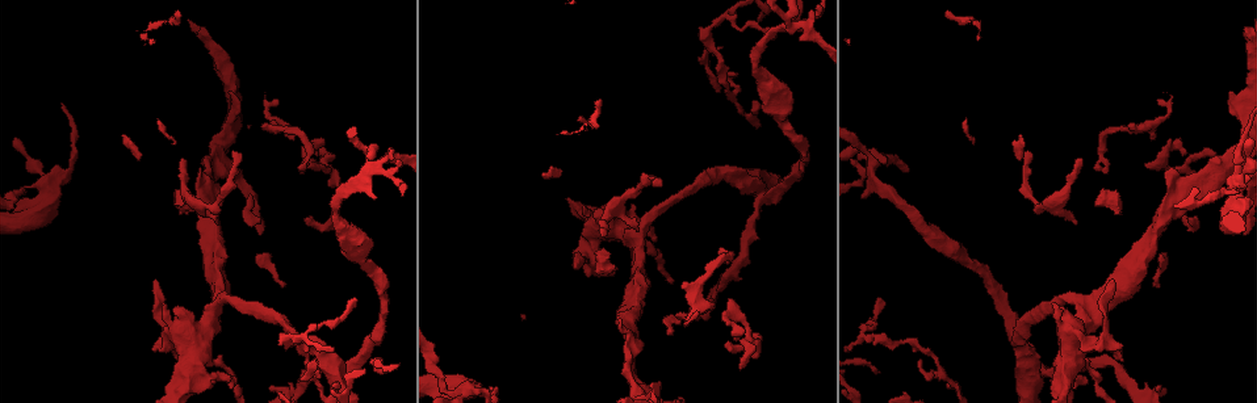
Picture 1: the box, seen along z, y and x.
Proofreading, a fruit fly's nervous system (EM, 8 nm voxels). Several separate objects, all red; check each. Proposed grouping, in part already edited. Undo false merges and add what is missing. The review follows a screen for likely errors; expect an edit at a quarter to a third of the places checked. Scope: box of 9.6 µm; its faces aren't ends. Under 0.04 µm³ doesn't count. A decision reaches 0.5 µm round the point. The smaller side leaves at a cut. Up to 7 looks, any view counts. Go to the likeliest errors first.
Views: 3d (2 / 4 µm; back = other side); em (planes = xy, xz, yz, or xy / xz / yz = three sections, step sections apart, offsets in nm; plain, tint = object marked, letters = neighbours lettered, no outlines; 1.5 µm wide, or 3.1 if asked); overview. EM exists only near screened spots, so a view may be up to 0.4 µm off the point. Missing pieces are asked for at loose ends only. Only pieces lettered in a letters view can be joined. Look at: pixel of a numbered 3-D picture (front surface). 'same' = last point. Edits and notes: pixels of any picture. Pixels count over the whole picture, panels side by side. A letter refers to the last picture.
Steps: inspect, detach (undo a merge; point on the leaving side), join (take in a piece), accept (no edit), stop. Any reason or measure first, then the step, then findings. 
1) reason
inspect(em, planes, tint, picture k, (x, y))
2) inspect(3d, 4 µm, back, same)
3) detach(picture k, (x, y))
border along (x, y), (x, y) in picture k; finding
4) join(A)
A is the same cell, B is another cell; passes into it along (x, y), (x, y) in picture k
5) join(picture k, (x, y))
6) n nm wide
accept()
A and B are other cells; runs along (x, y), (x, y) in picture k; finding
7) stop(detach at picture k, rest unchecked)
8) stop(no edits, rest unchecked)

free end
inspect(em, planes, letters, picture 1, (354, 298))

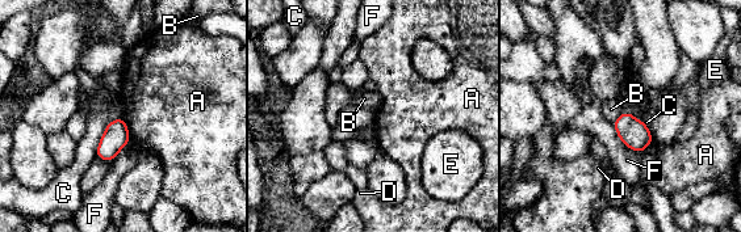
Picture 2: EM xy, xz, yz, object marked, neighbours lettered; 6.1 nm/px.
accept()
A, B, C, D, E and F are other cells; border along (121, 117), (130, 139) in picture 2; no lettered piece goes on from it

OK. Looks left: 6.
sharp bend
inspect(3d, 2 µm, picture 1, (320, 164))

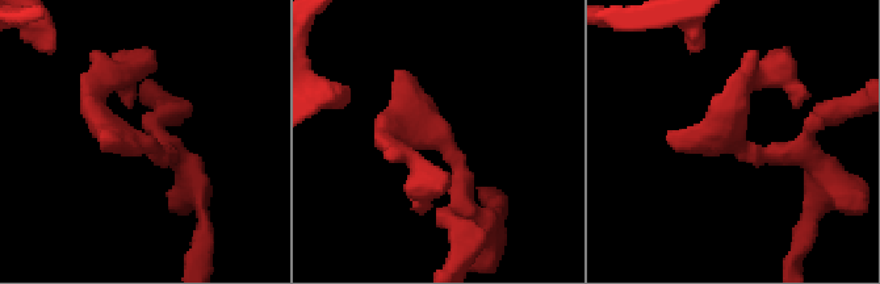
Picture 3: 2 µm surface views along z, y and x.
shape alone is not enough
inspect(em, planes, letters, picture 3, (132, 139))

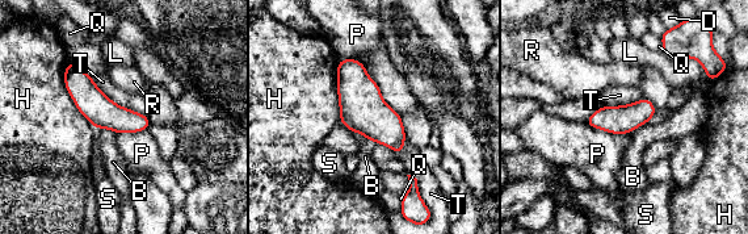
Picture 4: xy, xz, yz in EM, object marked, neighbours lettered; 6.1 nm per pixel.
180 nm wide
accept()
B, D, H, L, P, Q, R, S and T are other cells; border along (92, 78), (112, 100), (146, 115) in picture 4; one neuron here

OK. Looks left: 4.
inspect(3d, 4 µm, picture 1, (481, 389))

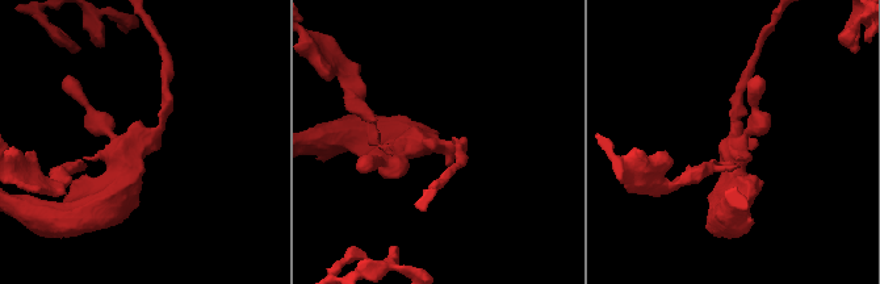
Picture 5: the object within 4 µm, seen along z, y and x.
now the EM
inspect(em, planes, letters, picture 5, (440, 144))

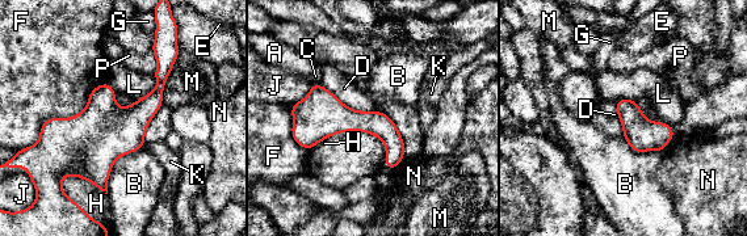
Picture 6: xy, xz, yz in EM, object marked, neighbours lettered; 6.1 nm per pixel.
accept()
A, B, C, D, E, F, G, H, J, K, L, M, N and P are other cells; border along (319, 84), (353, 109), (376, 112) in picture 6; all the same neuron

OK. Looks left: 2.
stop(no edits, rest unchecked)

